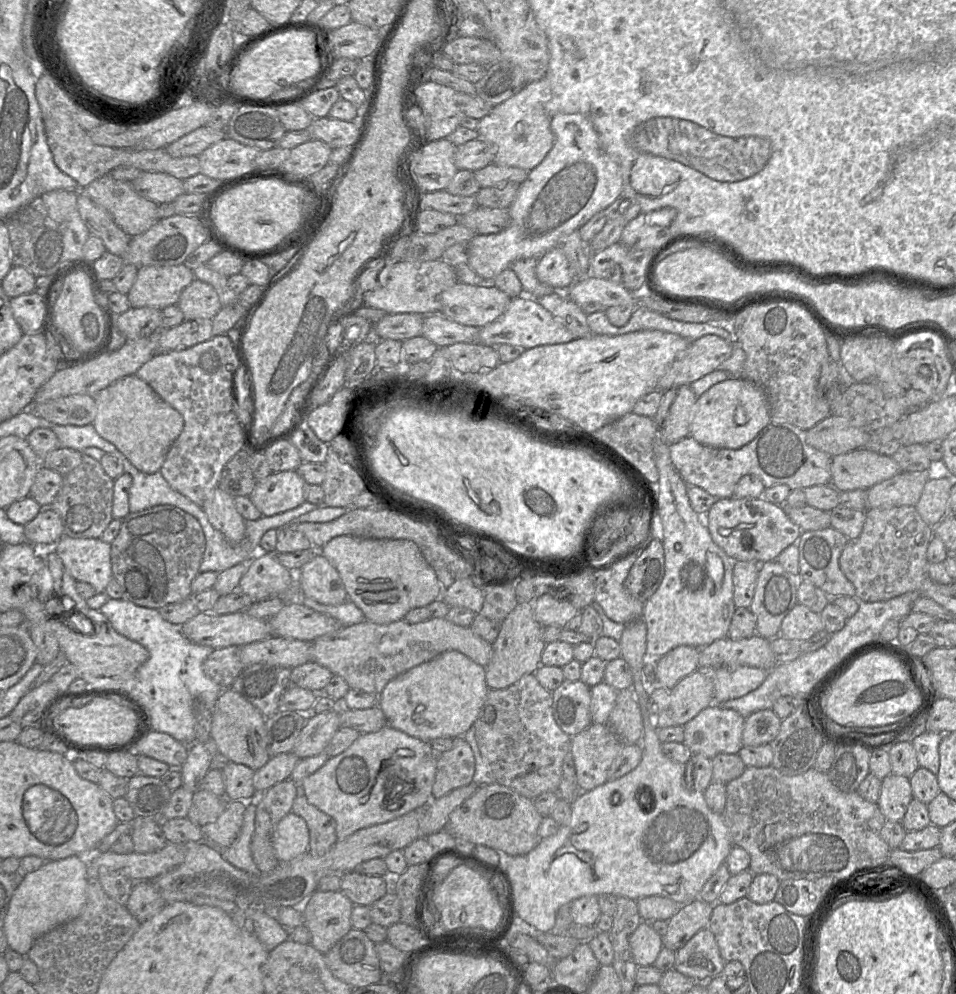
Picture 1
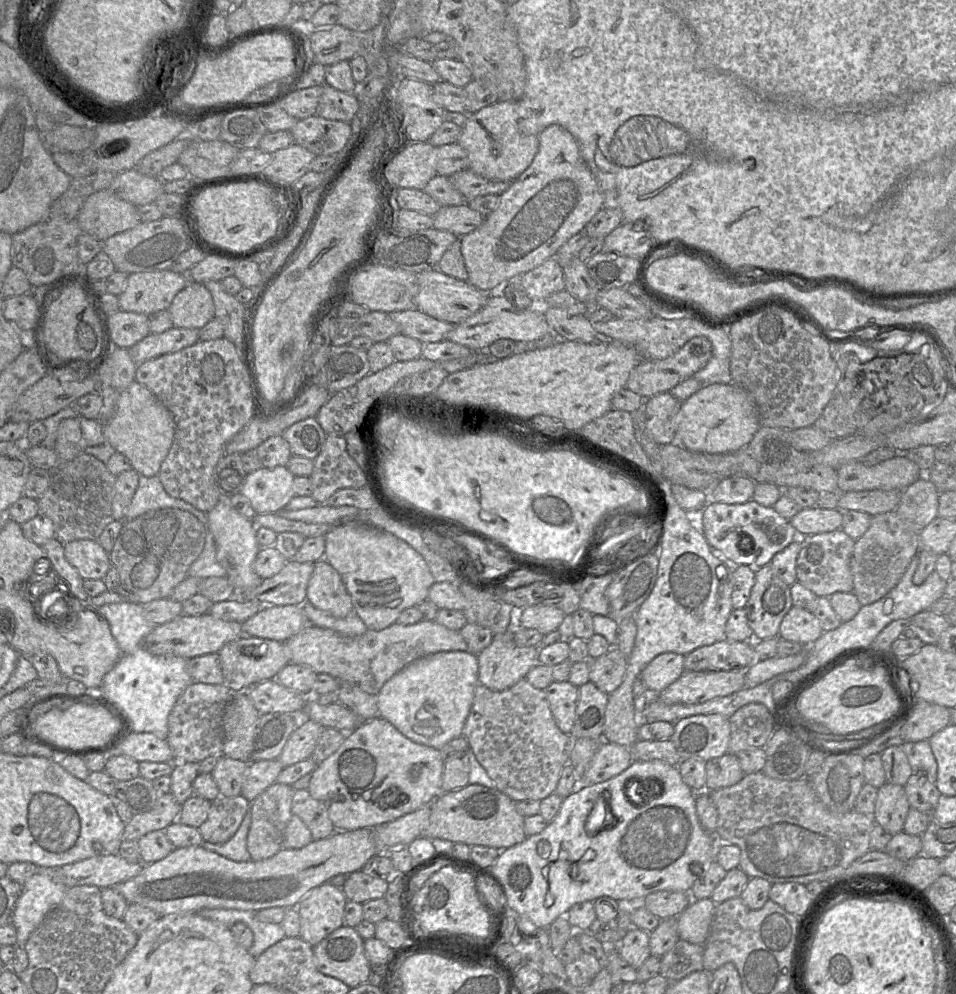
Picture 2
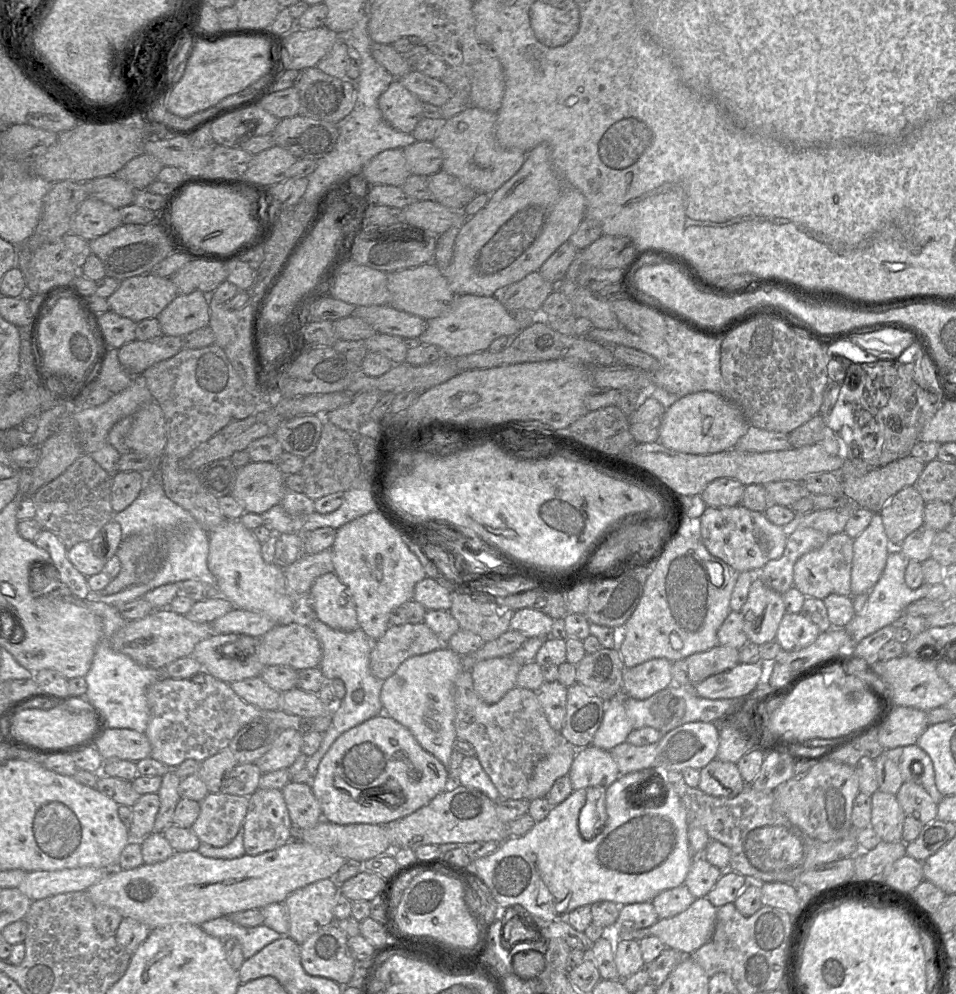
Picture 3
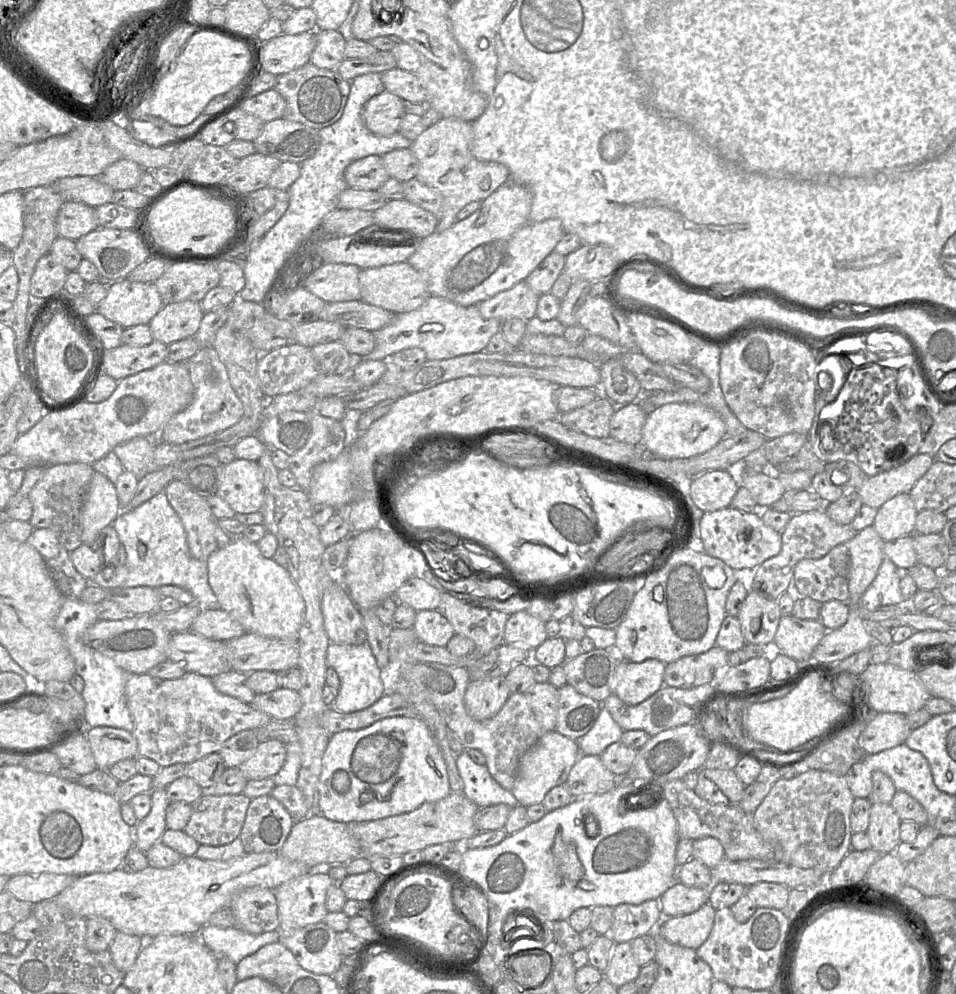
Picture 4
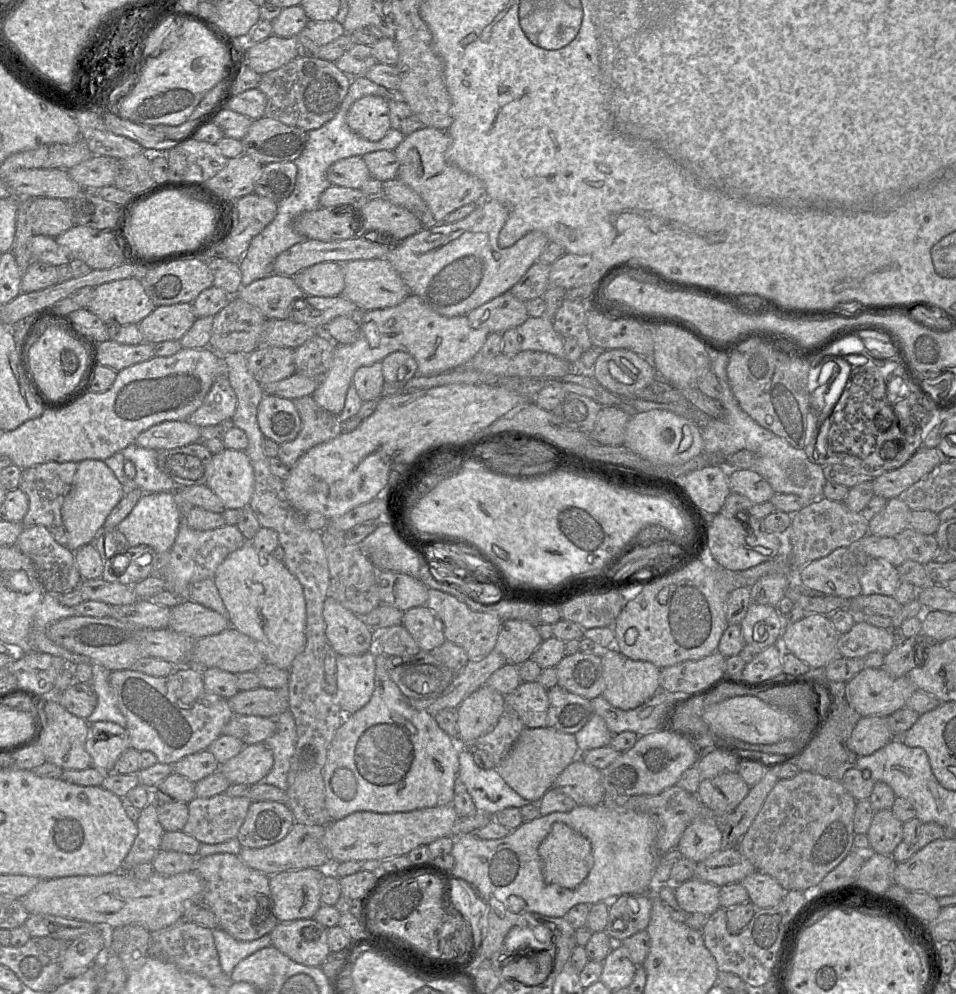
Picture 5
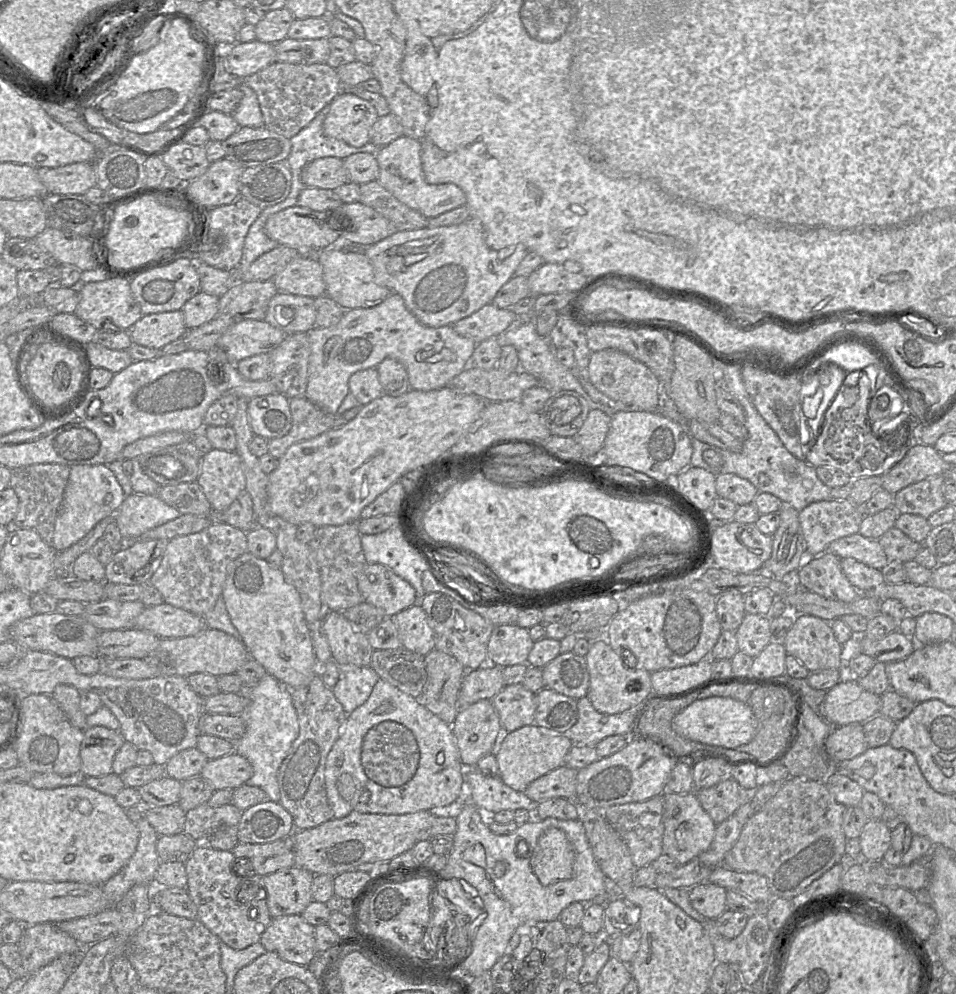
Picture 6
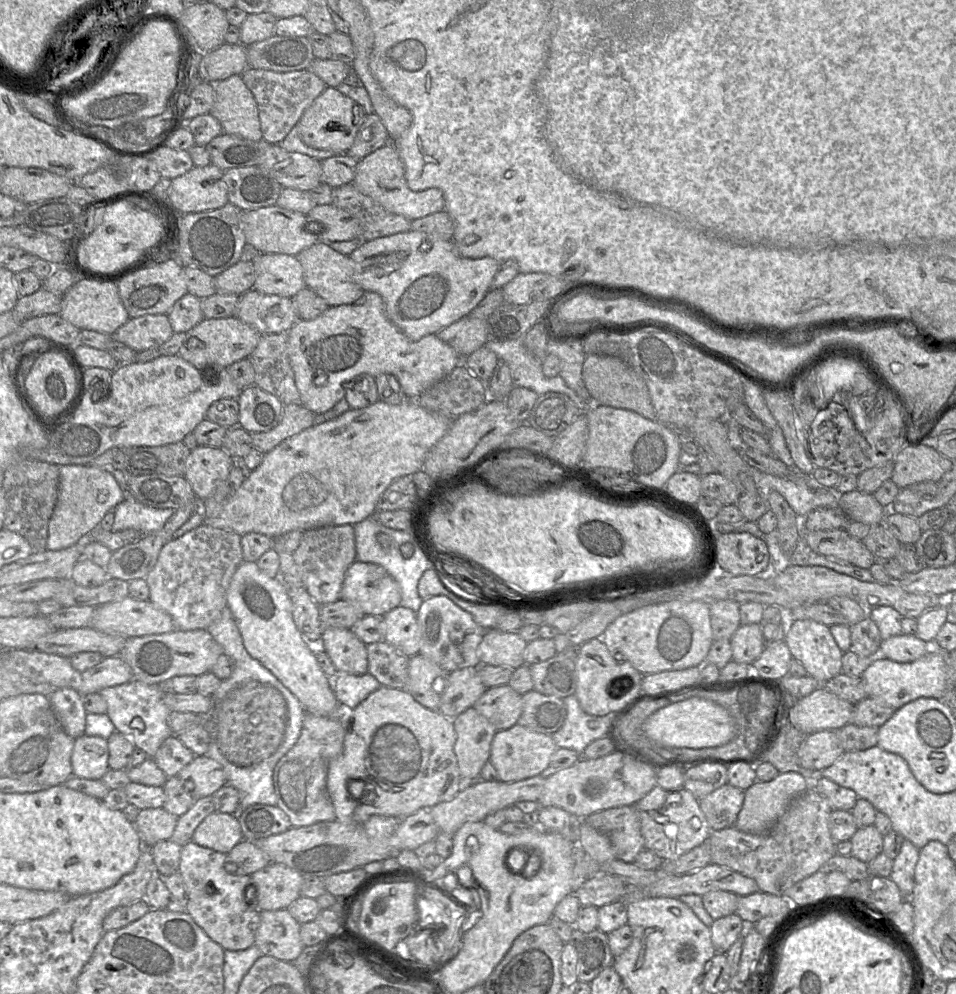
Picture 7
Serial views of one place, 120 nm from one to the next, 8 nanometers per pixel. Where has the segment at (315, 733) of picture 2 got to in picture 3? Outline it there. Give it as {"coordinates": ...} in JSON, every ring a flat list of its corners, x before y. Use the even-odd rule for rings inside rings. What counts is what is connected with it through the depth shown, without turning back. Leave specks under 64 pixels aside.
{"coordinates":[[295,729,280,730,271,748,255,761,262,773,288,769,301,752,303,734]]}

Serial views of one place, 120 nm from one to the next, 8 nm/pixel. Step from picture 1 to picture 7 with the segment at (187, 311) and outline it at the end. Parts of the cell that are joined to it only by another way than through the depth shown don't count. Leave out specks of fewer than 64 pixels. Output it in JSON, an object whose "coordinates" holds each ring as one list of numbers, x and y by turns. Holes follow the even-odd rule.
{"coordinates":[[147,314,130,318,110,336,127,345,135,352,140,352,160,346,165,343,173,333,167,315]]}

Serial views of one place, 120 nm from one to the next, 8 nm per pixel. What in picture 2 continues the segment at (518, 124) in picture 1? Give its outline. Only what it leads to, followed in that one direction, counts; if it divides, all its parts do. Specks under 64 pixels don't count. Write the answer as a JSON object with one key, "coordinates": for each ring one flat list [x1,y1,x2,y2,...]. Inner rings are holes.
{"coordinates":[[518,101,495,102,468,114,457,143,468,153,469,170,488,180,514,181,530,166,539,149,538,135,521,133,519,117]]}

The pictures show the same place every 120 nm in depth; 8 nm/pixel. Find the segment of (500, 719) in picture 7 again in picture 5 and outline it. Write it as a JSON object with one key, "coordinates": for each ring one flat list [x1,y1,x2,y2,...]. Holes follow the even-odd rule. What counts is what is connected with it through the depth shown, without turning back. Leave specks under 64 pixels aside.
{"coordinates":[[522,682,506,697,507,708,513,709,524,726,539,728,547,726,547,711,549,700,547,689,540,683]]}

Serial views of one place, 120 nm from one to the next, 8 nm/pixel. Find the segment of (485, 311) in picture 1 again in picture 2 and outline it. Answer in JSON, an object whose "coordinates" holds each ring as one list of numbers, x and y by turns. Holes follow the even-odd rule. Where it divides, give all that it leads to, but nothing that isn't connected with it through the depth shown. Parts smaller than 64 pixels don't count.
{"coordinates":[[437,268,434,269,428,269,426,271,421,271,421,272,413,272,413,273,418,273,418,293,416,295,416,308,418,310,420,310,421,312,437,319,443,322,448,322,452,325,457,325,460,324,461,322,463,322,464,320,466,320,467,318,471,317,472,315,474,315,475,313,477,313,485,304,488,295,481,292,480,290,478,290,477,288,475,288,474,286,472,286,468,281,461,281,458,280,454,277,448,276,444,273,442,273,440,270,438,270]]}

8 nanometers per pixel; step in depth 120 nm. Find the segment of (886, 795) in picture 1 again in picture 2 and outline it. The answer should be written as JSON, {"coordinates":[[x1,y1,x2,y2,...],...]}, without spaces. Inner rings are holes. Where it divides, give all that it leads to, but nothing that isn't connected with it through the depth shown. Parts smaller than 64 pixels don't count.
{"coordinates":[[885,783,878,788,874,820,890,834,903,831,910,804,904,786]]}

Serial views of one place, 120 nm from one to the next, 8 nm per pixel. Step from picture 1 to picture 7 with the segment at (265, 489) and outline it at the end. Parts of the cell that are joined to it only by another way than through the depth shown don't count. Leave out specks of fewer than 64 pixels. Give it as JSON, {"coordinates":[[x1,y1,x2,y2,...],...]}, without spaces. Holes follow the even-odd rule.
{"coordinates":[[197,446,187,458,184,478,190,483,197,500,203,501,228,478,235,464,236,460,222,447]]}

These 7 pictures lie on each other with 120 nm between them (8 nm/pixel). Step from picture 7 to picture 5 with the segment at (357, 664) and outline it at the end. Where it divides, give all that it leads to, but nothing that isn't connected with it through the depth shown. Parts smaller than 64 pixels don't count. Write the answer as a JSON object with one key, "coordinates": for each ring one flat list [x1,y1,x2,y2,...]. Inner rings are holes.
{"coordinates":[[332,597,323,606,325,635,336,655,361,656,375,649,375,633,360,616,344,608]]}

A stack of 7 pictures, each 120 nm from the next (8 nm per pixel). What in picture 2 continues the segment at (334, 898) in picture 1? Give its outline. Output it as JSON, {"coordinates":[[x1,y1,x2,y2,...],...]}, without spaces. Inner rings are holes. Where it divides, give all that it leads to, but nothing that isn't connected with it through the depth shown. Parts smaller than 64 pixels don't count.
{"coordinates":[[329,883,312,889,296,906,300,938,313,947,343,926,347,901,342,888]]}

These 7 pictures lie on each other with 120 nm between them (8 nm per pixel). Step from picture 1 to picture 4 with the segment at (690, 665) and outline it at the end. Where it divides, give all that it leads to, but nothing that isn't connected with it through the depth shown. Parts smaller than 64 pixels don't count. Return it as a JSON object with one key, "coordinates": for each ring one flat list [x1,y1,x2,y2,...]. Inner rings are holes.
{"coordinates":[[619,658,613,678,613,693,628,705,637,705,663,685,666,664,657,659,631,662]]}

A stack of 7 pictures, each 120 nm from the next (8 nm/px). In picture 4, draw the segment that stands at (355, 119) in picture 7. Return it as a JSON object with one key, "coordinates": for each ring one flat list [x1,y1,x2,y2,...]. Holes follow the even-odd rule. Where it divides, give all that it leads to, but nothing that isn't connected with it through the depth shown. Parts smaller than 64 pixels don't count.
{"coordinates":[[384,90,364,104,362,121,372,133,387,136,399,131,404,114,403,99]]}

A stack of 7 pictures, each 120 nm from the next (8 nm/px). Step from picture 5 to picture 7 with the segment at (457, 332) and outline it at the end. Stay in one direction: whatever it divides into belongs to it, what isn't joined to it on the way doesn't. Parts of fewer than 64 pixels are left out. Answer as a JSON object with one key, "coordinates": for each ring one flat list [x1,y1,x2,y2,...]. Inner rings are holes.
{"coordinates":[[365,291,352,304,329,307,313,320,298,320,287,332,287,336,289,360,301,405,315,415,331,410,345,397,345,384,360,374,369,374,373,377,379,374,392,374,398,379,406,397,416,399,461,363,458,353,437,334,427,335,417,341,409,340,388,318,382,297,371,291]]}

